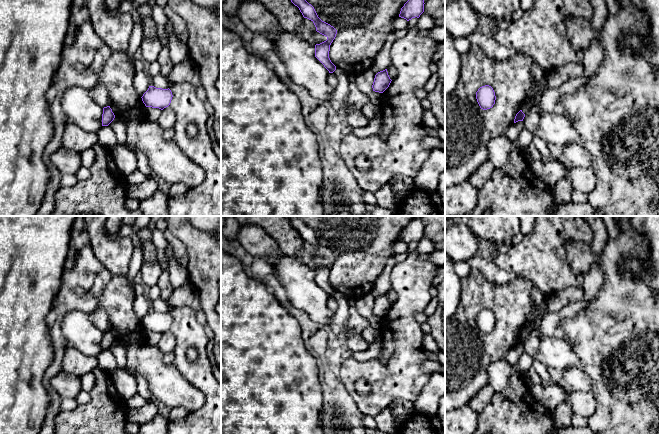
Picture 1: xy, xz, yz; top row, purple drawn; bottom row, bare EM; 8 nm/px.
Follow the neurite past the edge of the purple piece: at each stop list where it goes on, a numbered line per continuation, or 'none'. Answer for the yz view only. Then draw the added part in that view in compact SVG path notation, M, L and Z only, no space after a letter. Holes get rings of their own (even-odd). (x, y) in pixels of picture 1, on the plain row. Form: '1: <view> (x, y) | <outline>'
1: yz (592, 282) | M593 264L591 269L585 274L581 288L584 291L584 296L581 300L571 300L559 311L544 315L539 323L531 320L522 329L522 336L526 339L532 331L536 331L540 339L543 337L561 336L561 323L565 319L573 318L578 314L587 306L593 296L603 288L603 272L599 264Z

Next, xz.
1: xz (340, 320) | M336 292L333 297L338 306L332 319L332 328L336 333L339 333L343 332L348 327L349 307L351 301L339 292Z

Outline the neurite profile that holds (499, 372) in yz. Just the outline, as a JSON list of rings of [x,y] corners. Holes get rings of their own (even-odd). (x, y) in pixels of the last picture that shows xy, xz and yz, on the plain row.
[[[505,359],[491,363],[486,369],[486,372],[489,378],[489,386],[497,392],[505,389],[511,376],[520,377],[528,386],[530,386],[526,381],[526,373],[522,372],[517,367],[511,366]]]

